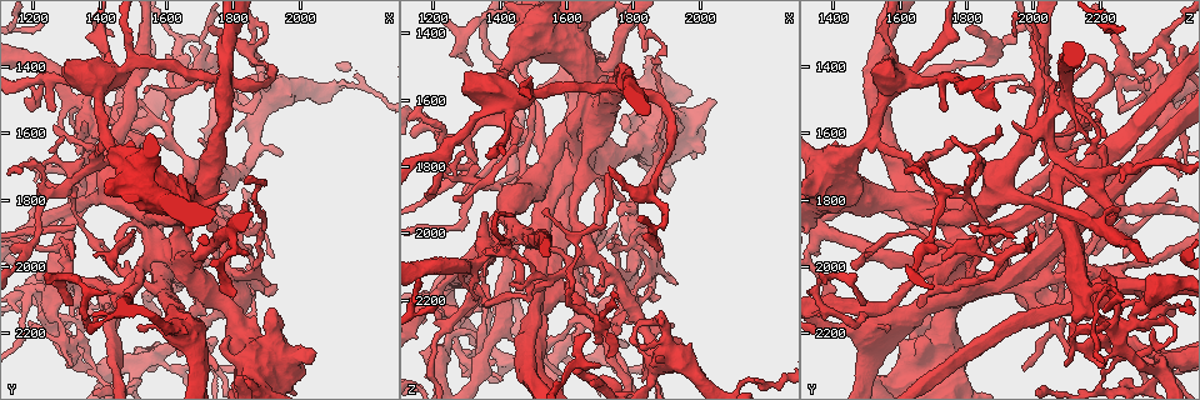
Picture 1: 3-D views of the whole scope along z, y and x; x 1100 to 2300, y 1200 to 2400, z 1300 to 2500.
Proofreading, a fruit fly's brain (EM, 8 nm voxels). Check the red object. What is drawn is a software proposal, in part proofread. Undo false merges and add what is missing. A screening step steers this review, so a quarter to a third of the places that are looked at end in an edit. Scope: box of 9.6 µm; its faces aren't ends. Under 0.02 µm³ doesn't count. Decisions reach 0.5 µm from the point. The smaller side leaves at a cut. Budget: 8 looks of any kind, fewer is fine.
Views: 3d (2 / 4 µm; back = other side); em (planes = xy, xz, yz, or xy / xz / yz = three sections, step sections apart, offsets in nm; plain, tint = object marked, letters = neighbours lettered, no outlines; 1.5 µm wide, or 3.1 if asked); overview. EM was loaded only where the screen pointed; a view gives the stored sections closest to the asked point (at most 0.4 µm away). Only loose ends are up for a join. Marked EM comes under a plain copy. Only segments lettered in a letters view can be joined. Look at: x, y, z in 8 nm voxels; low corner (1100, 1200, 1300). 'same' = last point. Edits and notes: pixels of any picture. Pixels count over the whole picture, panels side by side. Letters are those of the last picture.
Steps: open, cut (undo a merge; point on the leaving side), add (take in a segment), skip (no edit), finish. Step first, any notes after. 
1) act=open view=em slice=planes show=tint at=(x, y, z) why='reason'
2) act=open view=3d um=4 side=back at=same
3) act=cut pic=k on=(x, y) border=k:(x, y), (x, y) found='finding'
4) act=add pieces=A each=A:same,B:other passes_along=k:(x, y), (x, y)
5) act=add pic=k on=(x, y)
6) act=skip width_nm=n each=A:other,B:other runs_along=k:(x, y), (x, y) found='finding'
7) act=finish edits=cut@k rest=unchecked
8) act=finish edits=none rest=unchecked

act=open view=3d um=4 at=(1440, 1310, 1950) why='tapers out'

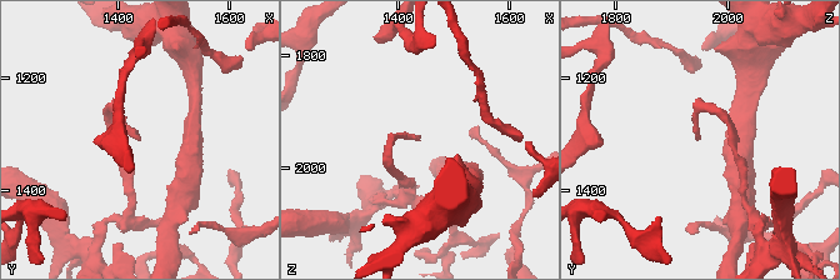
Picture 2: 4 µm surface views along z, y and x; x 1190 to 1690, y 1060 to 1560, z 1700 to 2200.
act=open view=em slice=planes show=letters at=(1440, 1310, 1945) why='now the EM'

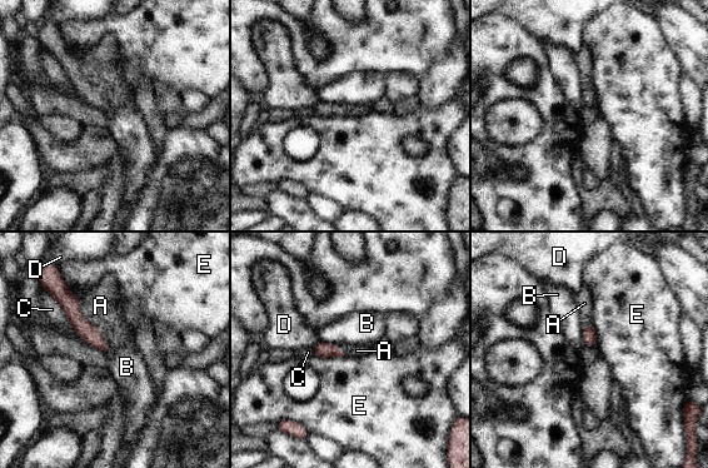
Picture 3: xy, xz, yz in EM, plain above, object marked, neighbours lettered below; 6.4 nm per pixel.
act=add pieces=A each=A:same,B:other,C:other,D:other,E:other passes_along=3:(70, 304), (89, 323), (100, 305) found='it goes on there'

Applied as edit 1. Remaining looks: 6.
act=open view=3d um=4 at=(1500, 1380, 1580) why='abrupt turn'

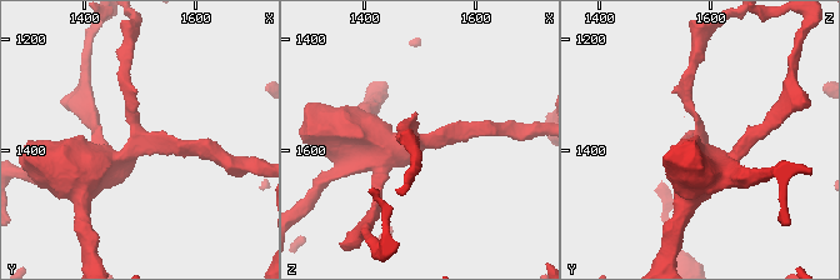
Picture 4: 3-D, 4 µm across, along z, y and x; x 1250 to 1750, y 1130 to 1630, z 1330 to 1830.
act=open view=em slice=yz step=4 show=tint at=(1500, 1385, 1580)

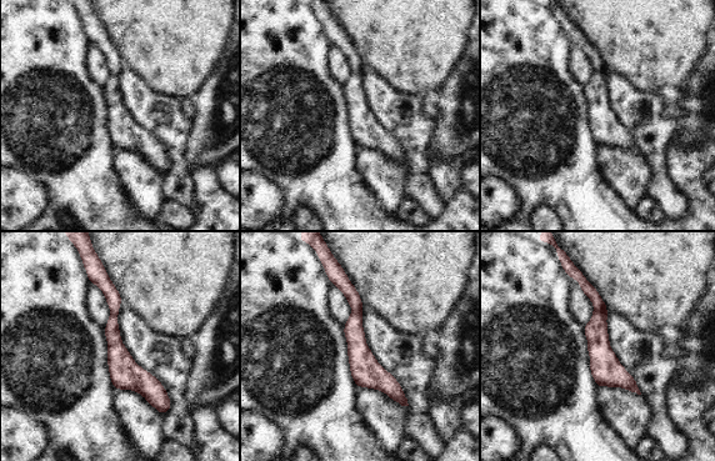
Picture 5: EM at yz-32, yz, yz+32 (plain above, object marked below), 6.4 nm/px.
act=open view=em slice=planes show=letters at=same

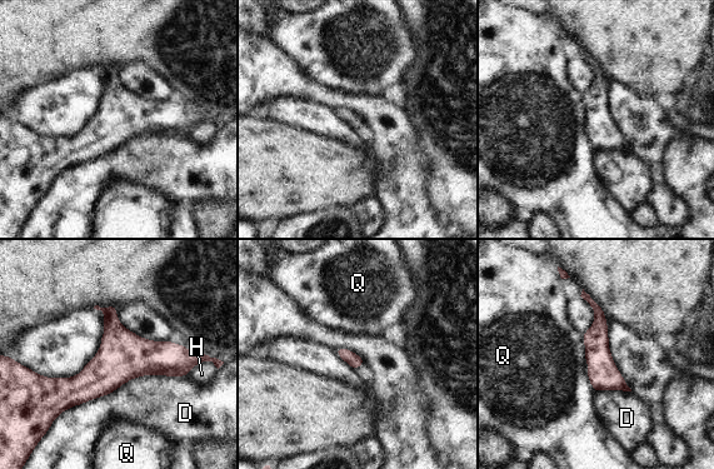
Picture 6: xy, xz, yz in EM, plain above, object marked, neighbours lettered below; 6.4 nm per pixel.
act=skip each=D:other,H:other,Q:other runs_along=6:(193, 355), (46, 382) found='continuous, no second neuron'

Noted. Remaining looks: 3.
act=open view=3d um=4 at=(1580, 2140, 2420)

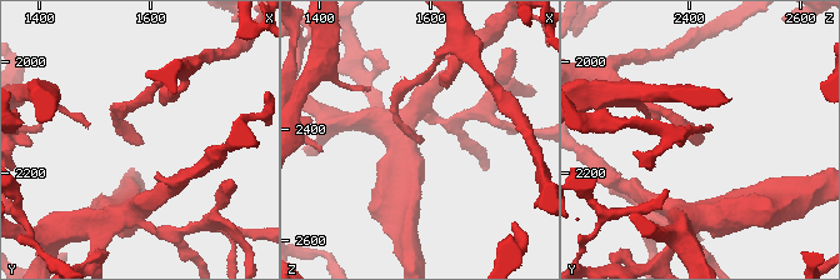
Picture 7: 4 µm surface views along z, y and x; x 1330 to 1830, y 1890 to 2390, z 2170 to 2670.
act=open view=em slice=planes show=letters at=(1585, 2150, 2420) why='shape alone is not enough'

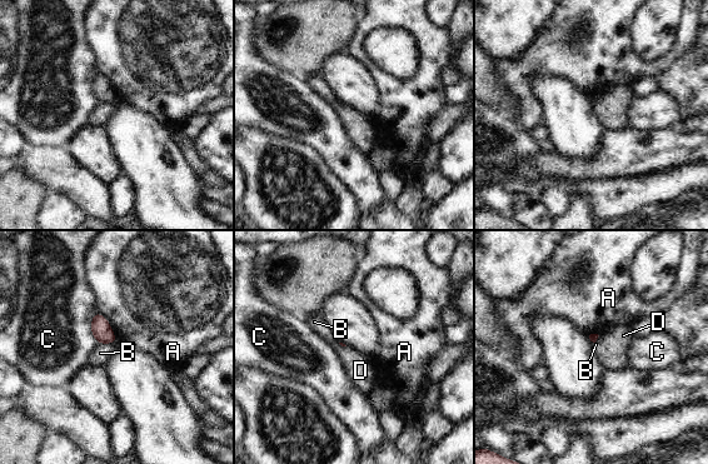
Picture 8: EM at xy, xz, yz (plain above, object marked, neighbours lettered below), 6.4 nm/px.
act=skip longest_contact=A:240nm each=A:other,B:other,C:other,D:other border=8:(113, 342), (98, 344) found='no lettered segment goes on from it'

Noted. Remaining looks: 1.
act=finish edits=add@3 rest=unchecked

